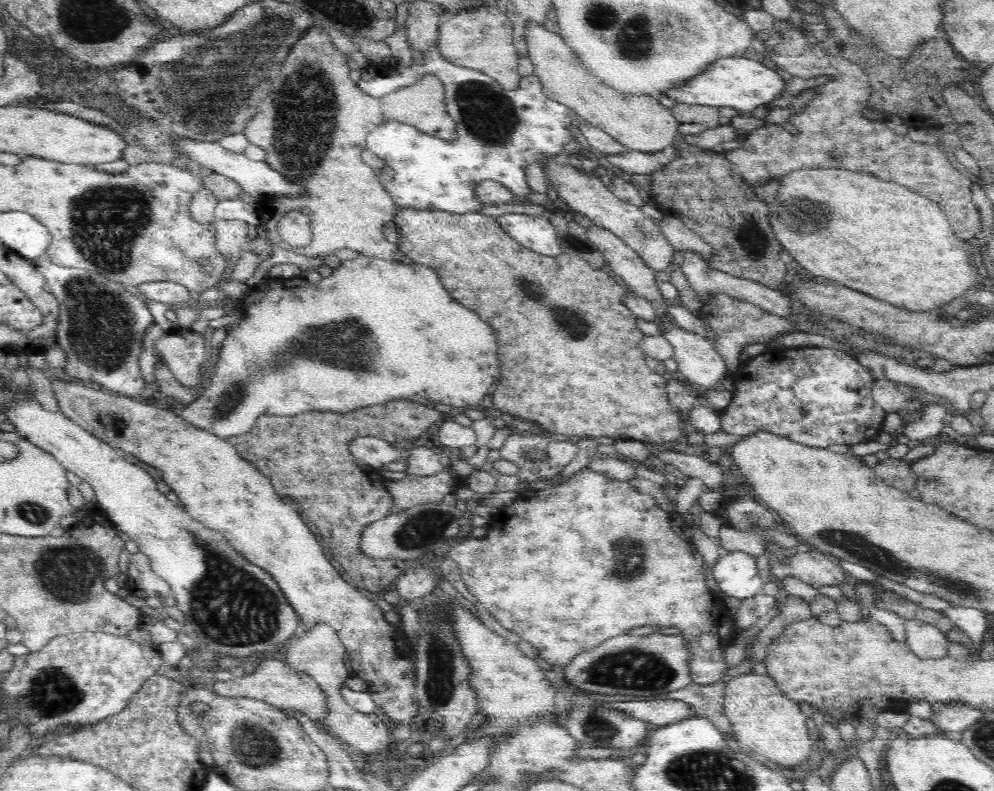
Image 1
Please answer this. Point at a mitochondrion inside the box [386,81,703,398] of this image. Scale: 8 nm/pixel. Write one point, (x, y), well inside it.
(572, 321)

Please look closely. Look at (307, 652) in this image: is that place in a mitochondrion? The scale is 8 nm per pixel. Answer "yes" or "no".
no

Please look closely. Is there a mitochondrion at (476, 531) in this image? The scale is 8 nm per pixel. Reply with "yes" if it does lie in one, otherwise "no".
no

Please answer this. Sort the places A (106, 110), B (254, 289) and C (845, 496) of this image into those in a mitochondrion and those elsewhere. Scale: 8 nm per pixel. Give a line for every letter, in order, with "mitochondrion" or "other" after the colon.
A: other
B: other
C: other

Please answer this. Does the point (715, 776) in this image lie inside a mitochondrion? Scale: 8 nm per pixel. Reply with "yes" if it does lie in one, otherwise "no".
yes

